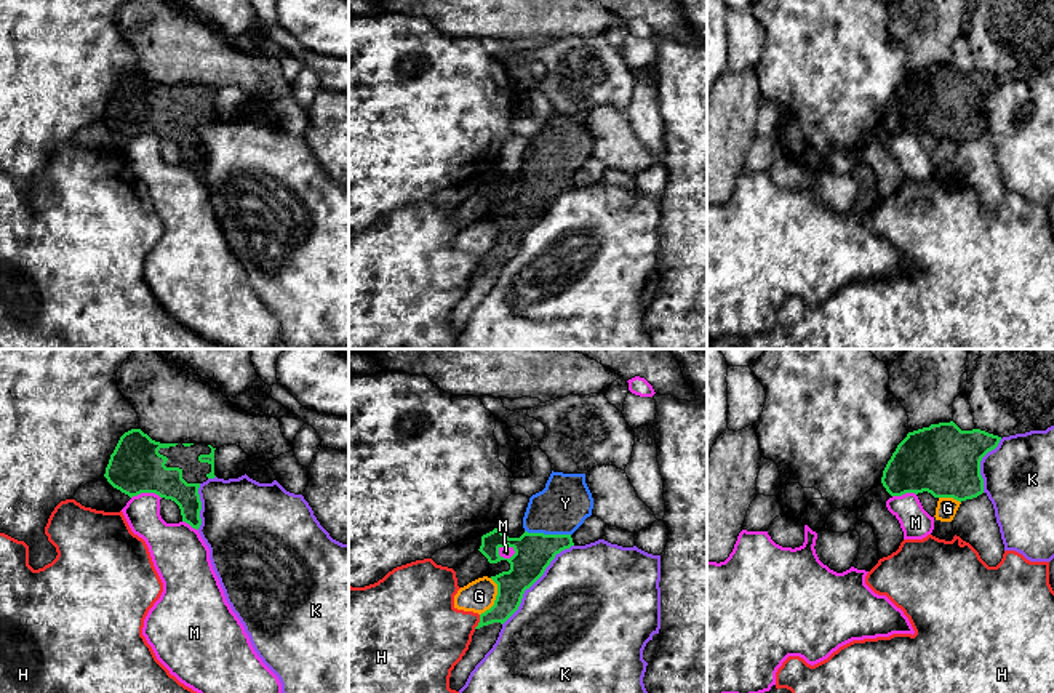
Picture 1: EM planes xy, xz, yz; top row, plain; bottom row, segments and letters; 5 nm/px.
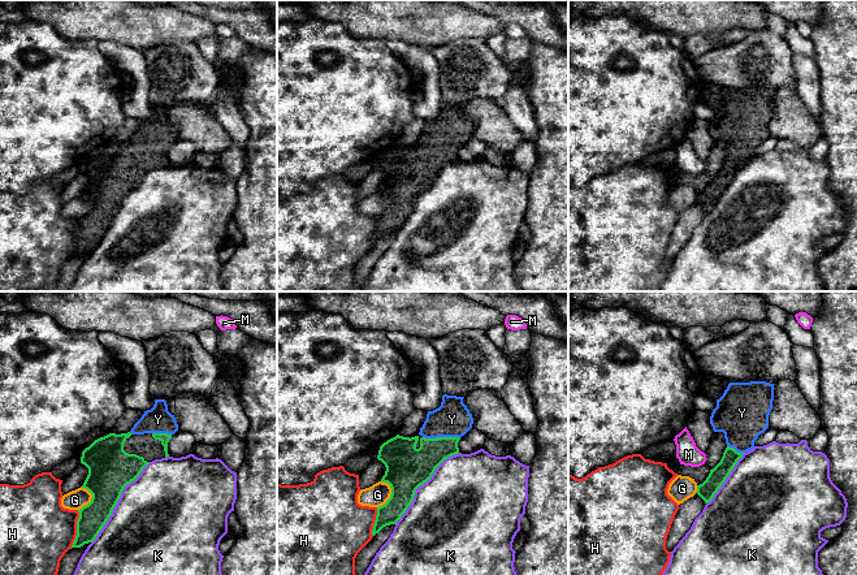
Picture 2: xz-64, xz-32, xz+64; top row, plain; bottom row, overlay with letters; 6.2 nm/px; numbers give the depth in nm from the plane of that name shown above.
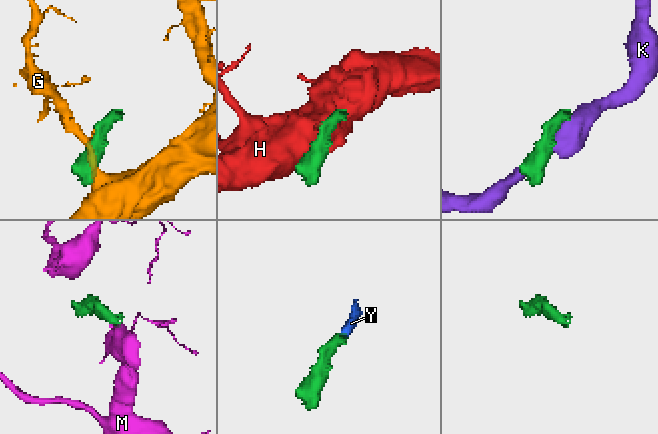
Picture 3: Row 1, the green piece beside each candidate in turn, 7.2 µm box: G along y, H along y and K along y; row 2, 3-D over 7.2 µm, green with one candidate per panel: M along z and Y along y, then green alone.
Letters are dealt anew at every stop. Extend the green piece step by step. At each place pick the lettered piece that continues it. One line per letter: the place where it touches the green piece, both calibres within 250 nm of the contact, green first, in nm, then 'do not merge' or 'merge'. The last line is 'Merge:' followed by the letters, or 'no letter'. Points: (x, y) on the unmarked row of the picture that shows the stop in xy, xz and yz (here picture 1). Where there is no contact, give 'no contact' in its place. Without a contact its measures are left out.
G: xz (496, 239) | 180/160 nm | do not merge
H: xz (480, 263) | 140/360 nm | do not merge
K: xz (534, 223) | 190/500 nm | do not merge
M: xz (507, 186) | 190/60 nm | do not merge
Y: xz (547, 176) | 190/260 nm | merge
Merge: Y

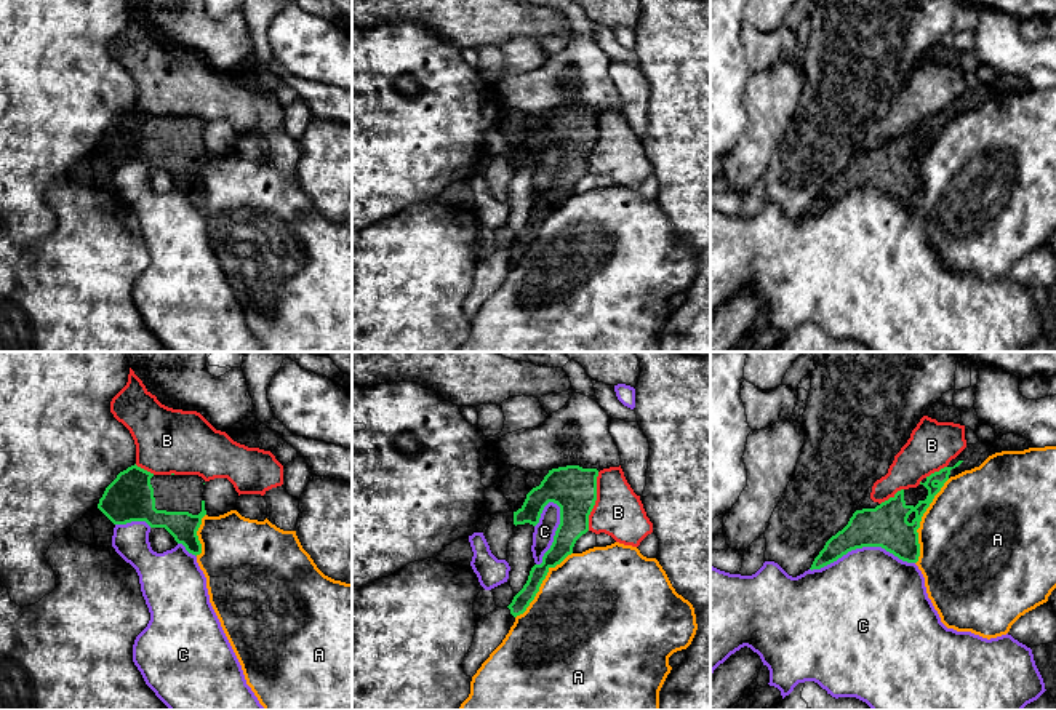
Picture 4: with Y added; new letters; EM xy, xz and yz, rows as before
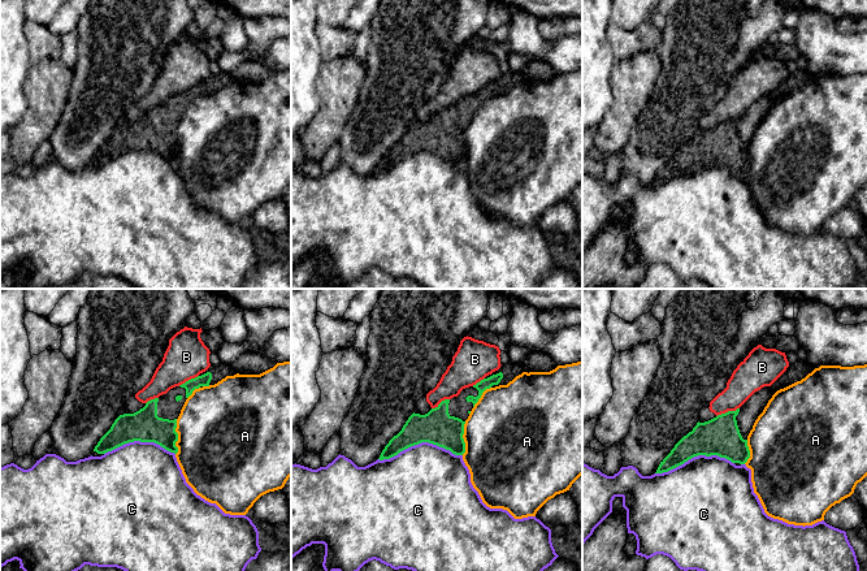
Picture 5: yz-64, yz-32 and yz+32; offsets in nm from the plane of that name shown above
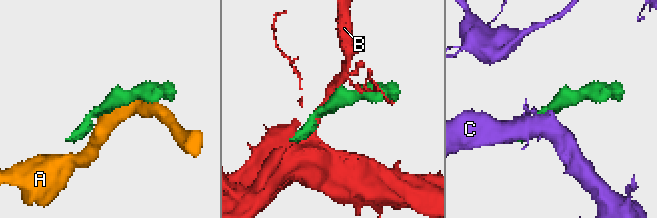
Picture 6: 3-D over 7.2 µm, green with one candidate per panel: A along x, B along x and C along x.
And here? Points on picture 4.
A: yz (920, 162) | 220/480 nm | do not merge
B: xz (596, 141) | 220/260 nm | do not merge
C: yz (861, 189) | 220/480 nm | do not merge
Merge: no letter

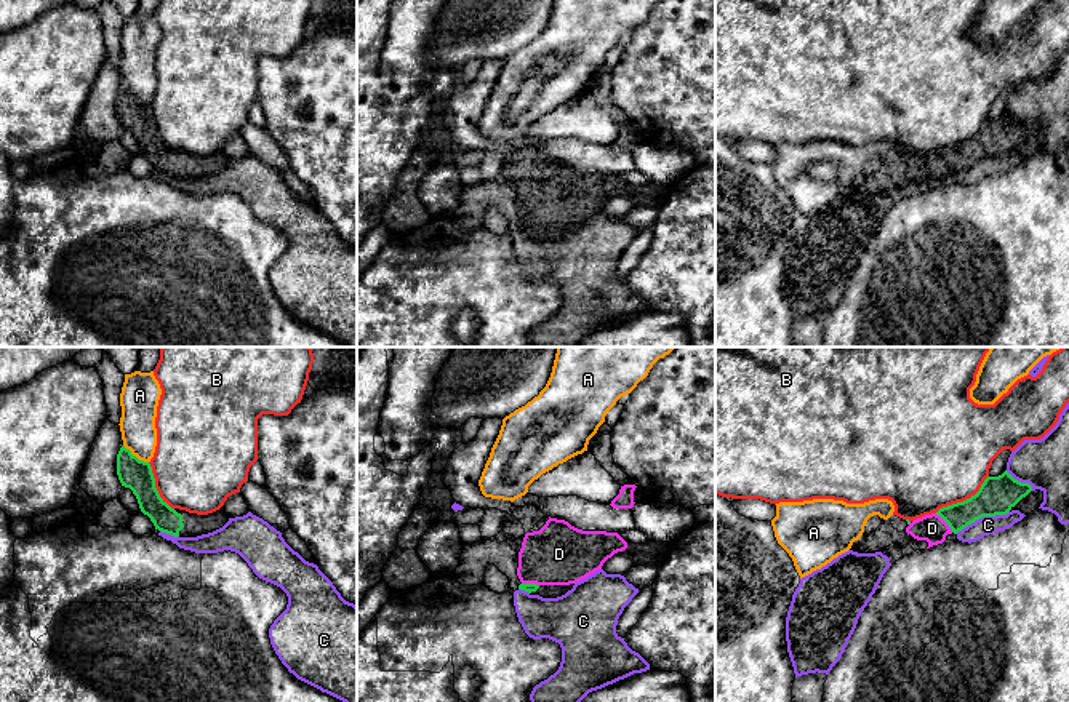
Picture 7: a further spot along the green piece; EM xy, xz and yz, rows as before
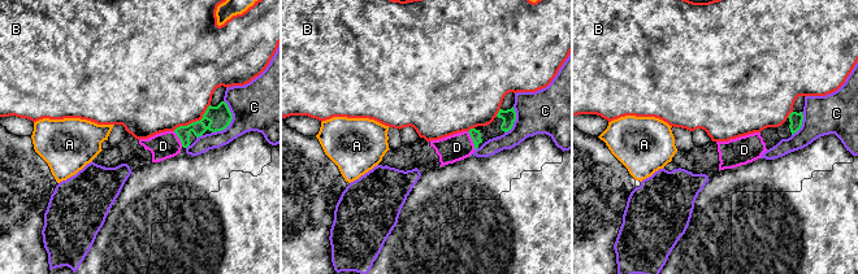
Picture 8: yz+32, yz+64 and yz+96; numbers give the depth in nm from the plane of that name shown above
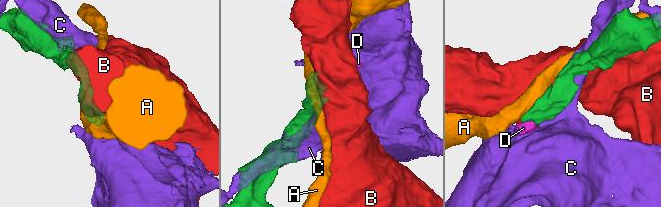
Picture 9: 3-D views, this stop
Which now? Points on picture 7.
A: xy (135, 98) | 150/180 nm | do not merge
B: yz (964, 143) | 190/480 nm | do not merge
C: yz (981, 159) | 190/100 nm | do not merge
D: yz (944, 162) | 160/140 nm | merge
Merge: D

